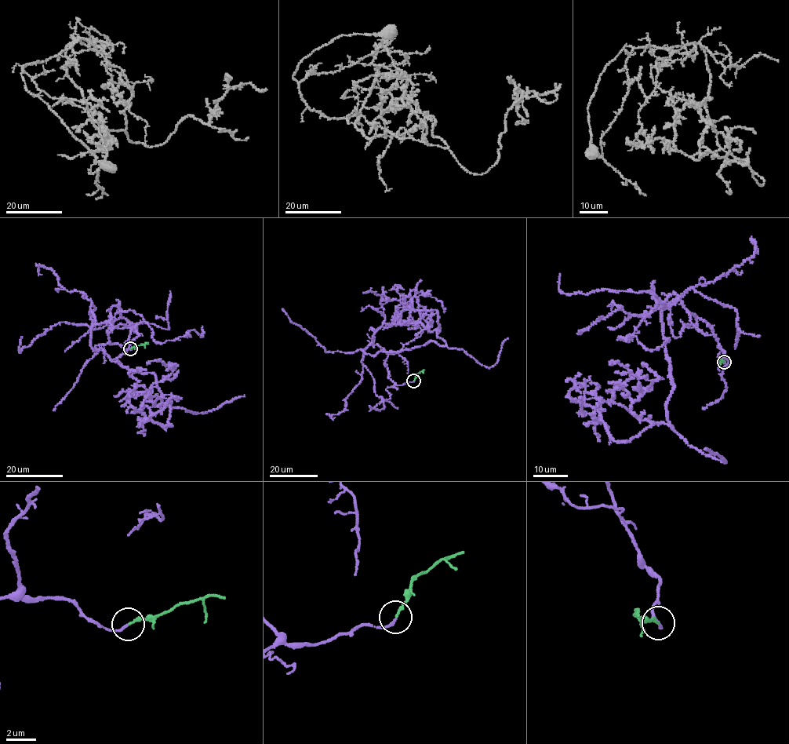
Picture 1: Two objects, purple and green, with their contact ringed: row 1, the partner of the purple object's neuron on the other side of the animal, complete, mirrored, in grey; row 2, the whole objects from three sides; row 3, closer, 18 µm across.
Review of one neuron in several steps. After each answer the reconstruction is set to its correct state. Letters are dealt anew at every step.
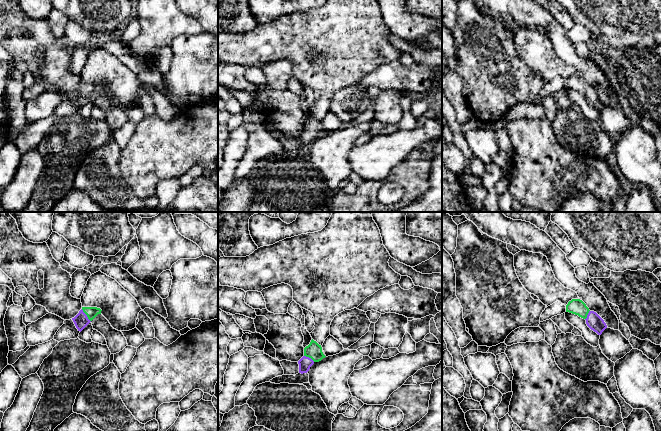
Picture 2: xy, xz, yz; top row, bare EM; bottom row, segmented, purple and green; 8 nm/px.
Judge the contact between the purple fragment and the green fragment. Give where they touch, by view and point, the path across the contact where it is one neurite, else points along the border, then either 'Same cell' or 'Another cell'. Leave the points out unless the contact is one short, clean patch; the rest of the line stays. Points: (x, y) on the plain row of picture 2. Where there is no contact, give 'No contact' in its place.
Touches purple at xy (86, 91). Path across: xy (81, 96), (86, 91), (91, 88). Same cell

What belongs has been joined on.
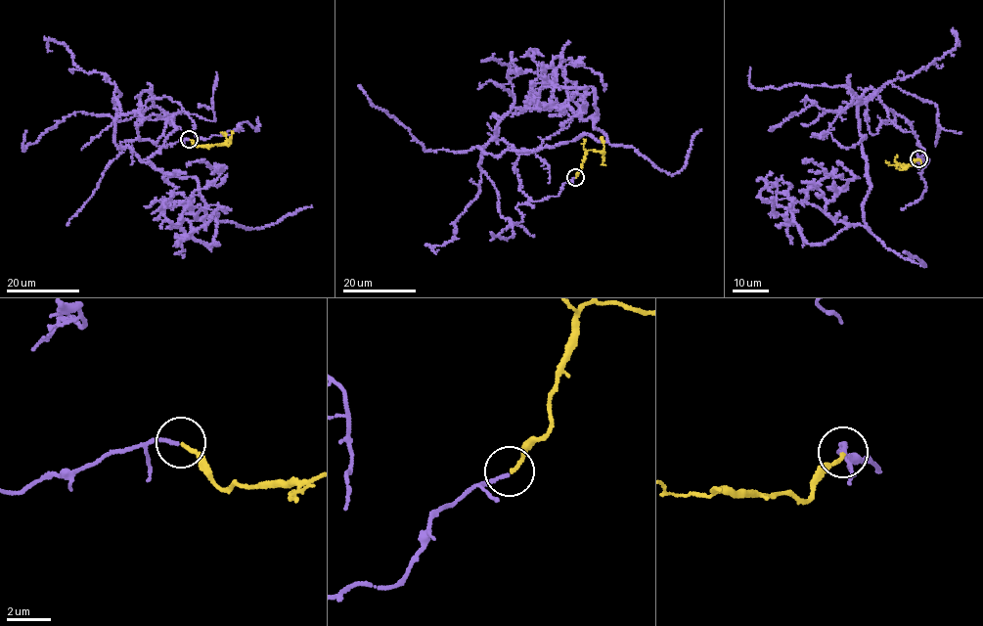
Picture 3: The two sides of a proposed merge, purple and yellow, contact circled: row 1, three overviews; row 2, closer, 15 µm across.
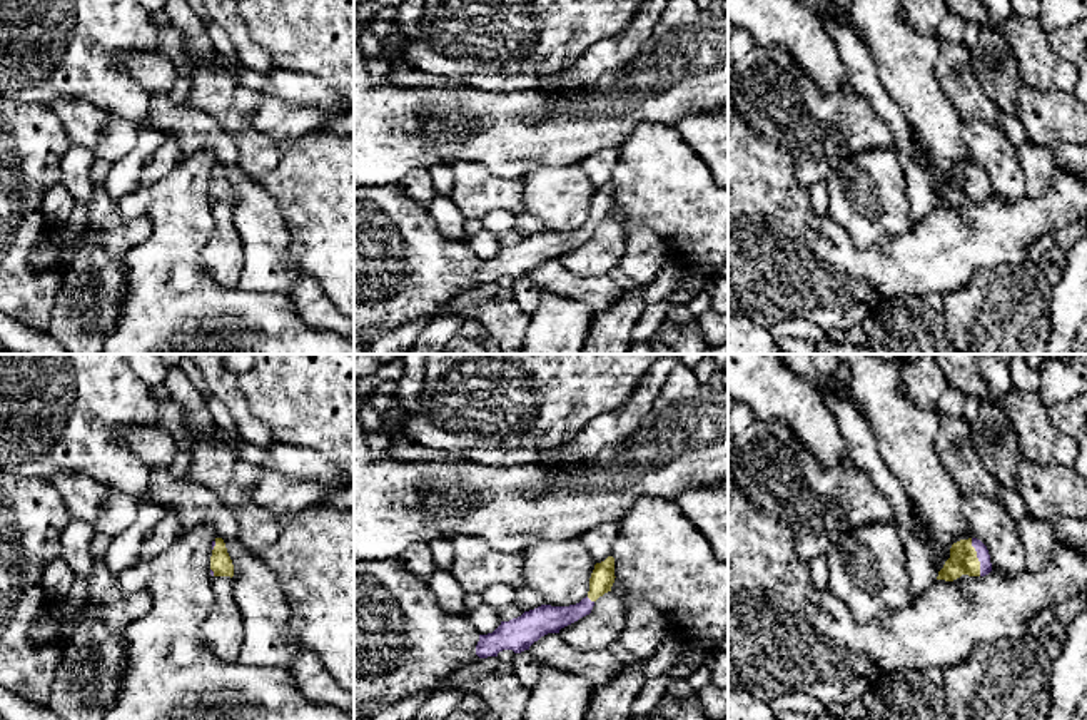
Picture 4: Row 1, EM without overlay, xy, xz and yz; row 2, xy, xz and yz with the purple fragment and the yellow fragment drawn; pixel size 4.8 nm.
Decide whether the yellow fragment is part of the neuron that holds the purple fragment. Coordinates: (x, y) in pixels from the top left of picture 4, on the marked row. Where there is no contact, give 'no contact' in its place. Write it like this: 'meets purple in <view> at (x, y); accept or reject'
meets purple in yz at (977, 557); accept

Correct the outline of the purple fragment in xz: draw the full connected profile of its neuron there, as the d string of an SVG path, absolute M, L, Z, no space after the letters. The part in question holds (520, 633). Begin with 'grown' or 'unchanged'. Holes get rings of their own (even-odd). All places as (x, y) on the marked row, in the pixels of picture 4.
grown; M608 556L604 561L594 565L588 596L579 603L569 606L541 605L524 611L518 618L501 621L493 633L479 635L476 655L479 658L488 658L498 657L503 650L513 650L514 653L529 650L541 636L559 633L561 628L589 615L594 601L611 591L614 578L614 558Z

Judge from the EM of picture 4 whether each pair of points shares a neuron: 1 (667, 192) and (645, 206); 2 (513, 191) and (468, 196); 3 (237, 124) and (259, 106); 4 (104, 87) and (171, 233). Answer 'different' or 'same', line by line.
1: same
2: same
3: different
4: different

